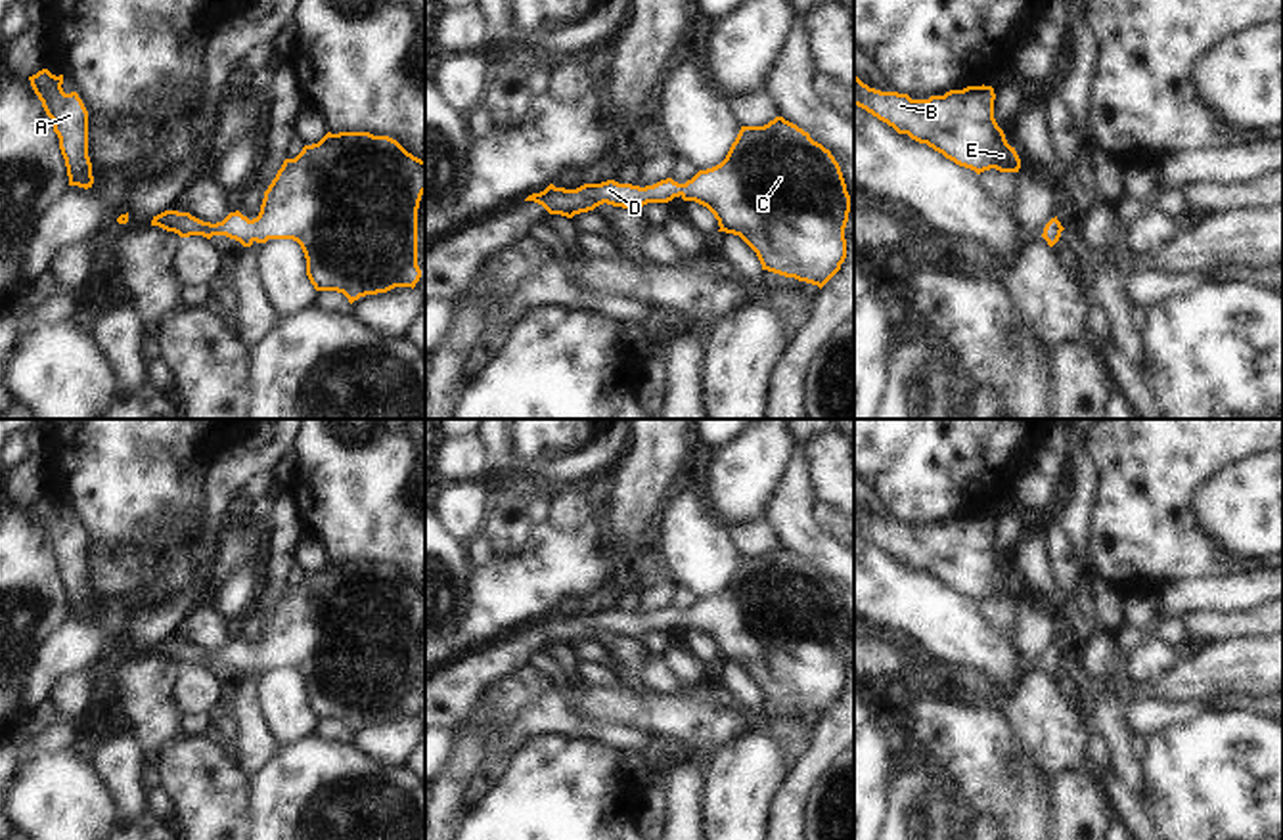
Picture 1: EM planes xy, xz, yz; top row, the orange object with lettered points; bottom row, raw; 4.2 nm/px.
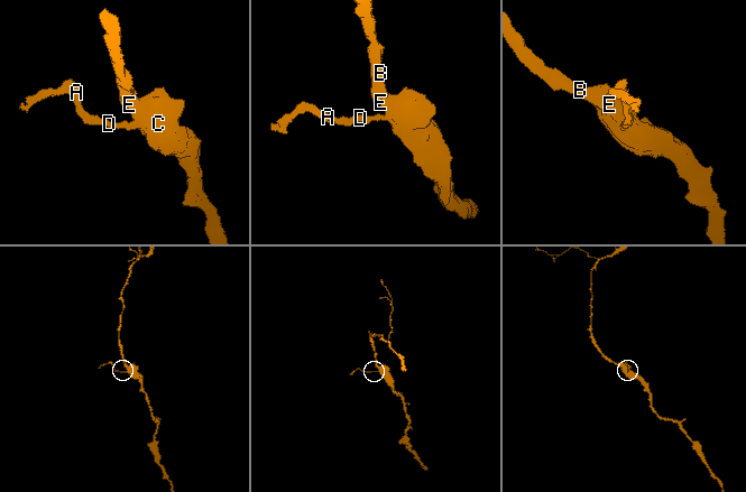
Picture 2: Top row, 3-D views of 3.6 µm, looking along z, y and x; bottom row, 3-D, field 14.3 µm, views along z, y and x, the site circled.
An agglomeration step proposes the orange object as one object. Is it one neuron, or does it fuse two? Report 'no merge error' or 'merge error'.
no merge error

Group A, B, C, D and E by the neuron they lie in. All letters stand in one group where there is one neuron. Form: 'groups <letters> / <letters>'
groups A B C D E

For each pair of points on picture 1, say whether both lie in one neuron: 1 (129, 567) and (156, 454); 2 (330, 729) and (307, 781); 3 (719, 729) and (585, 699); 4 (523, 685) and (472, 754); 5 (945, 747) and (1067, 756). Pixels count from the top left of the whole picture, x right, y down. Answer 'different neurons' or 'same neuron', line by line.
1: different neurons
2: different neurons
3: same neuron
4: different neurons
5: different neurons

